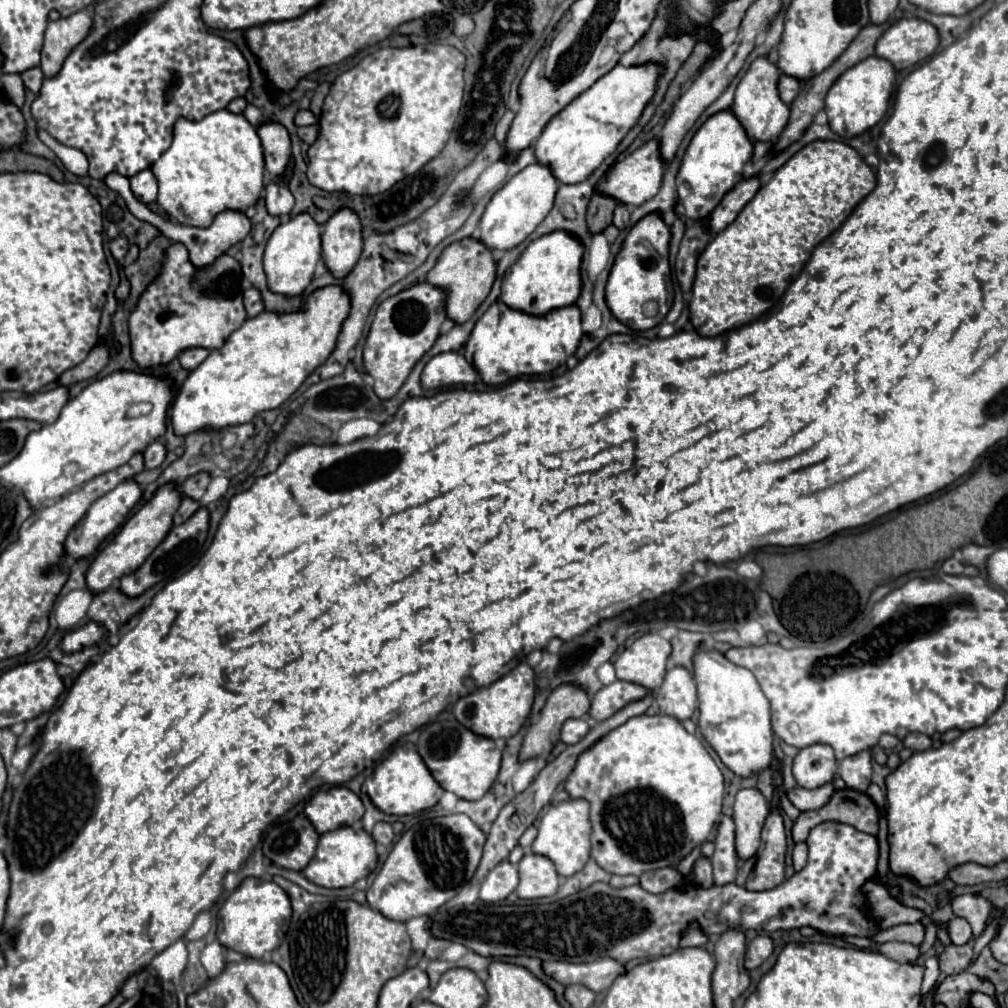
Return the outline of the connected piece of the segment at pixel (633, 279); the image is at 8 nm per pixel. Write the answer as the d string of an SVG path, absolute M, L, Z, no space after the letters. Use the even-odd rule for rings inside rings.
M648 214L636 226L632 226L618 254L618 260L614 260L614 266L610 270L610 278L606 284L606 304L610 312L616 316L616 320L620 320L632 330L654 328L664 320L664 316L672 306L668 242L670 242L670 230L664 224L664 220L658 214ZM648 300L658 302L658 314L654 318L648 318L642 312L642 306Z

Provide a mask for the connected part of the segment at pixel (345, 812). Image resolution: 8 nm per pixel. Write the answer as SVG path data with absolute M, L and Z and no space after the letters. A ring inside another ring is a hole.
M330 786L310 796L306 802L306 816L318 828L318 834L352 826L364 816L362 800L344 786Z

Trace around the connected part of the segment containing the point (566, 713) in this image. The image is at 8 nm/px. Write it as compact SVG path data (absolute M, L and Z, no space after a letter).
M566 684L566 688L556 688L550 692L540 718L528 728L518 760L526 762L550 750L560 740L560 728L568 718L582 718L590 710L590 698L582 688Z

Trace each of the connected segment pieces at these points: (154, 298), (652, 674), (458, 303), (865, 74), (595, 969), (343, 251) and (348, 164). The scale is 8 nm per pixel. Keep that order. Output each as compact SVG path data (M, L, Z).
M174 242L166 248L164 260L162 260L162 272L156 276L156 280L142 292L138 298L134 310L128 318L128 330L130 330L130 348L132 358L136 364L144 368L154 368L162 364L170 364L182 350L188 348L222 348L226 338L240 328L246 320L246 310L242 304L242 284L240 284L240 264L228 254L222 254L214 260L214 264L196 268L190 258L184 244Z
M644 634L628 648L630 664L624 664L624 652L614 662L616 676L640 684L648 690L658 690L666 676L666 660L672 648L670 642L658 634Z
M464 238L460 242L450 244L438 258L436 266L426 274L428 284L440 288L446 294L446 316L456 326L472 318L476 308L490 294L494 278L496 278L496 262L492 258L492 252L486 252L482 244L474 244L474 238Z
M870 56L858 62L856 66L848 68L826 94L824 112L828 116L828 126L842 138L854 138L864 130L872 128L886 116L888 102L894 92L894 82L896 82L894 66L878 56Z
M600 958L586 964L570 964L570 962L544 962L544 972L554 976L564 986L584 984L594 992L608 990L612 982L626 972L626 966L614 958Z
M348 208L336 212L322 230L322 260L334 278L346 278L362 252L362 226Z
M422 44L412 48L380 48L368 54L354 70L344 72L326 96L320 116L318 140L308 150L308 180L326 192L374 196L396 182L416 174L428 160L440 154L450 138L462 106L464 56L454 46Z

